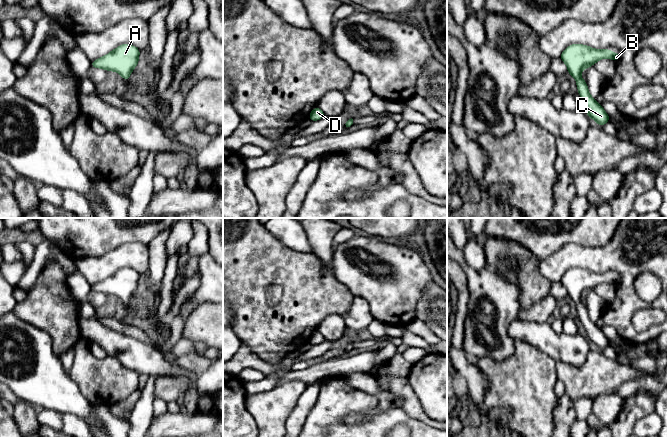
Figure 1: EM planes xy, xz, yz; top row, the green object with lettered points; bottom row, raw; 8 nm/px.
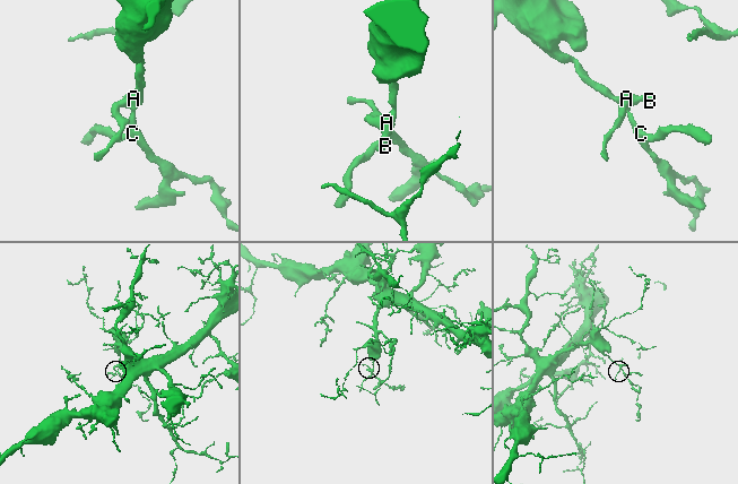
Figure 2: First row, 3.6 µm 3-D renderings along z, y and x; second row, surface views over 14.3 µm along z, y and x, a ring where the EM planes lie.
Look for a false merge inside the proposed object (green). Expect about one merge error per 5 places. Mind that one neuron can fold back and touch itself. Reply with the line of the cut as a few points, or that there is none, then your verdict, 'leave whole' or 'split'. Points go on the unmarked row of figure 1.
cut none; leave whole

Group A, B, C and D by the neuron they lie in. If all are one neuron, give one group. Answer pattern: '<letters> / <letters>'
A B C D

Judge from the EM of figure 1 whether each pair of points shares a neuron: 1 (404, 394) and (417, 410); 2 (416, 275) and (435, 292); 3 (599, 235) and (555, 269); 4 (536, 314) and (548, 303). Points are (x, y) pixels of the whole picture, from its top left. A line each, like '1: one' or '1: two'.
1: one
2: two
3: two
4: one

